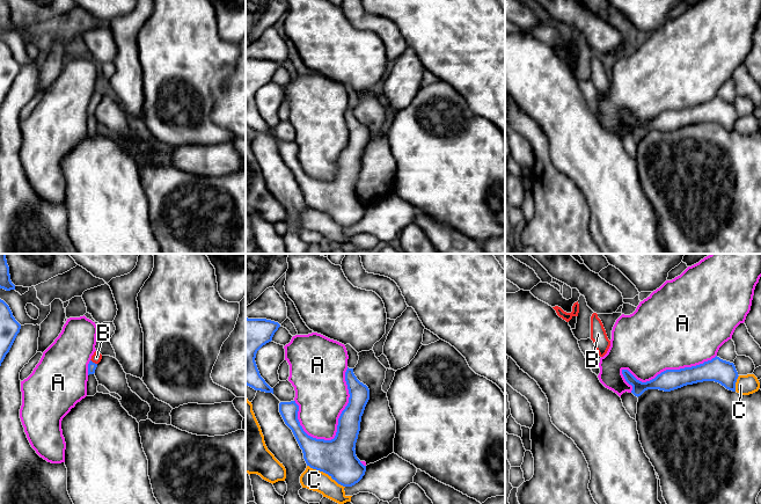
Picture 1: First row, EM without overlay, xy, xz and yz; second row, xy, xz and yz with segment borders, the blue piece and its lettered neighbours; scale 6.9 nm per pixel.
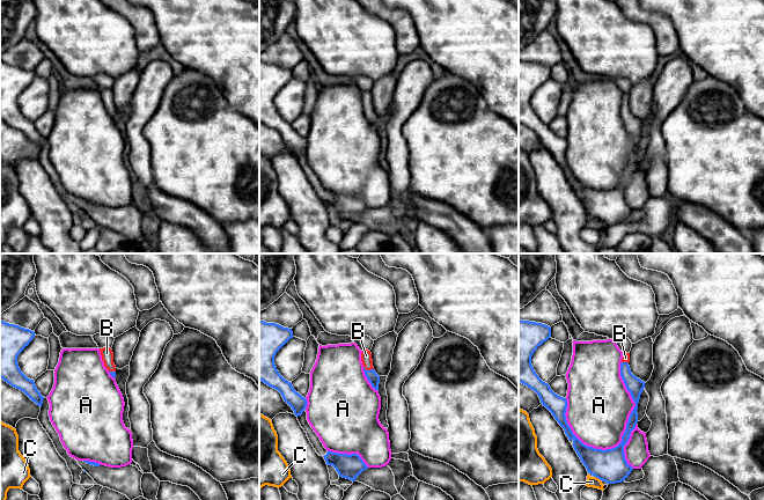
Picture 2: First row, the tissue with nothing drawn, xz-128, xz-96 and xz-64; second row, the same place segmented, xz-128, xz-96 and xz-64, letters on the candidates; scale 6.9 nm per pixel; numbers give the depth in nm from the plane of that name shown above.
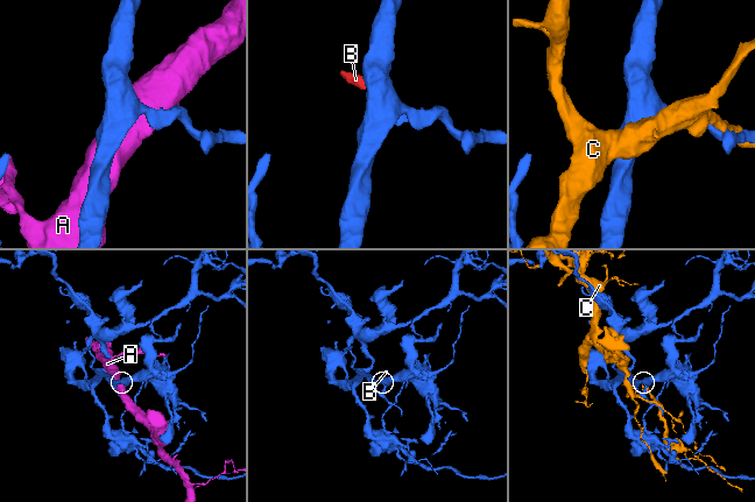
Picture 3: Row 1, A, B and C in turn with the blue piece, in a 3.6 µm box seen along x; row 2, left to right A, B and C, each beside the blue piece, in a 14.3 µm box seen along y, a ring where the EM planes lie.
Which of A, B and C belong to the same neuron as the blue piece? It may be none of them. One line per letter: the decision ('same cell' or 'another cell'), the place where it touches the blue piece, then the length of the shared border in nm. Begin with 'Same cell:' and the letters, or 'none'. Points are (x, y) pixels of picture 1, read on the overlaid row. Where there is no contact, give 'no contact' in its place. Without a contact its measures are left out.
Same cell: B
A: another cell; contact xz (341, 415); length 550 nm
B: same cell; contact xy (94, 363); length 60 nm
C: another cell; contact xz (326, 473); length 300 nm

